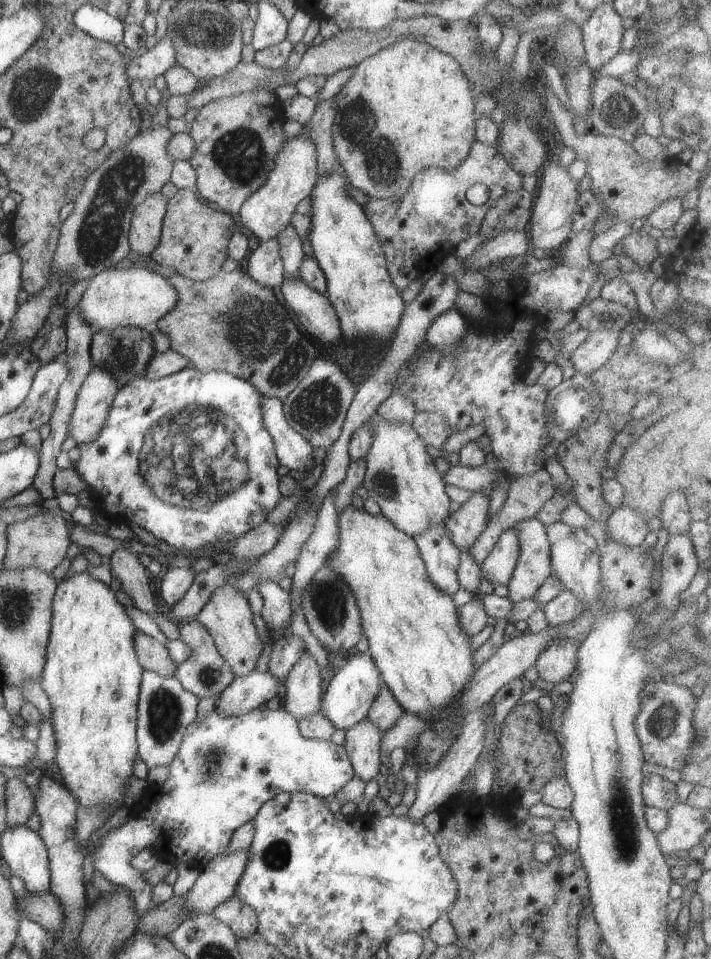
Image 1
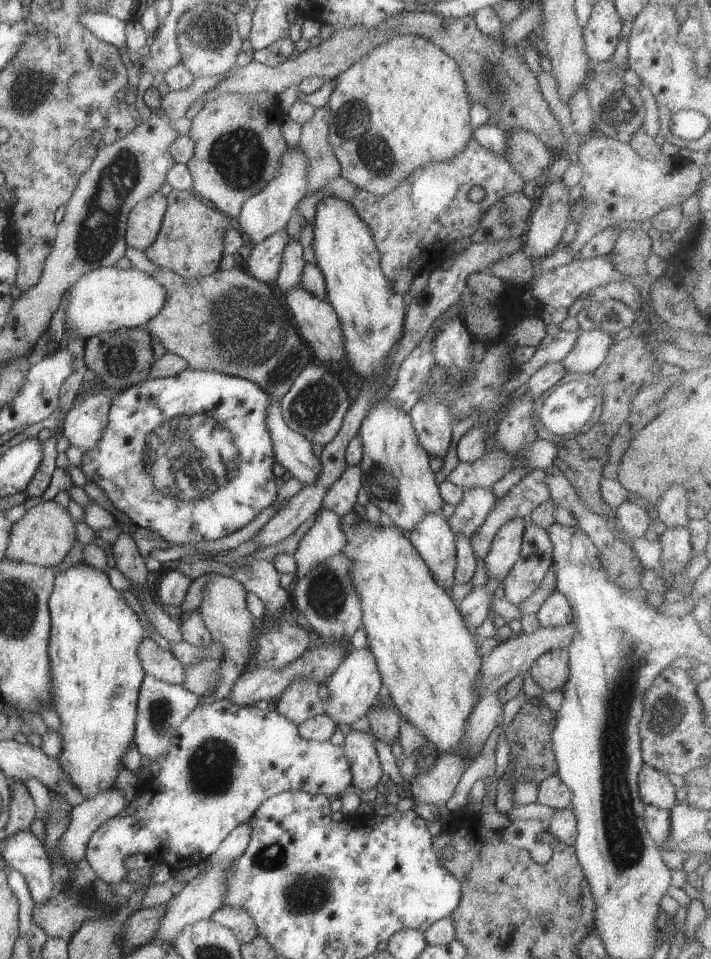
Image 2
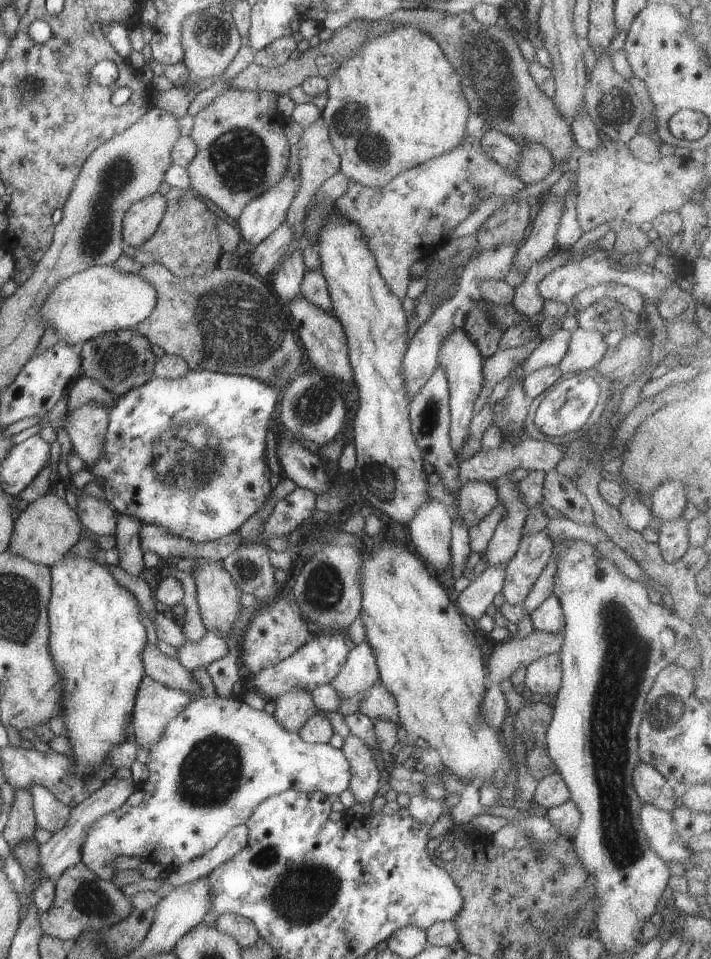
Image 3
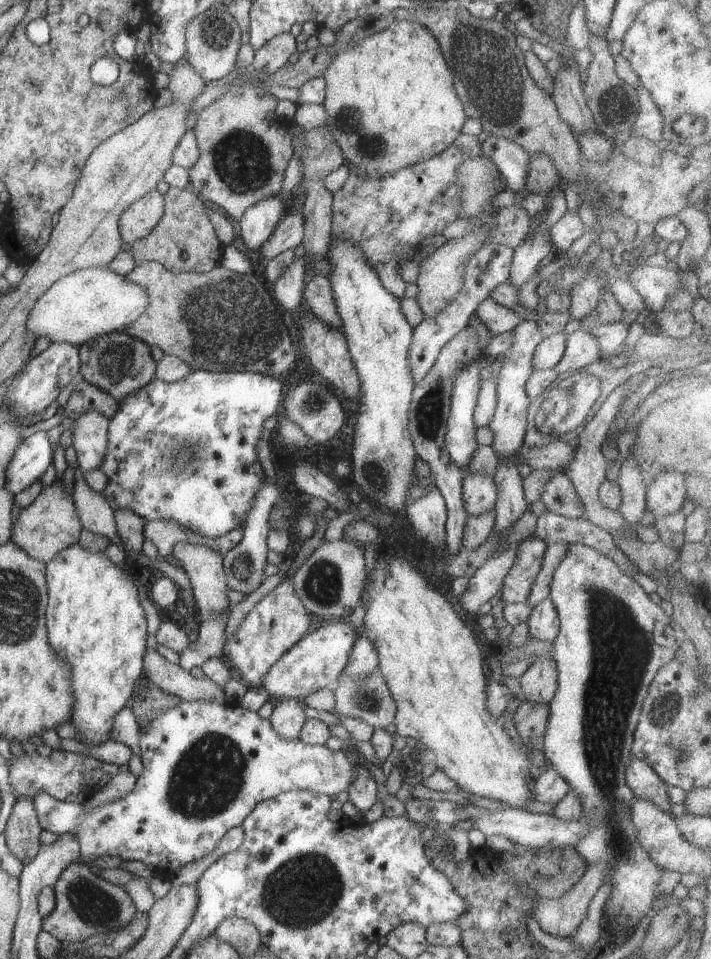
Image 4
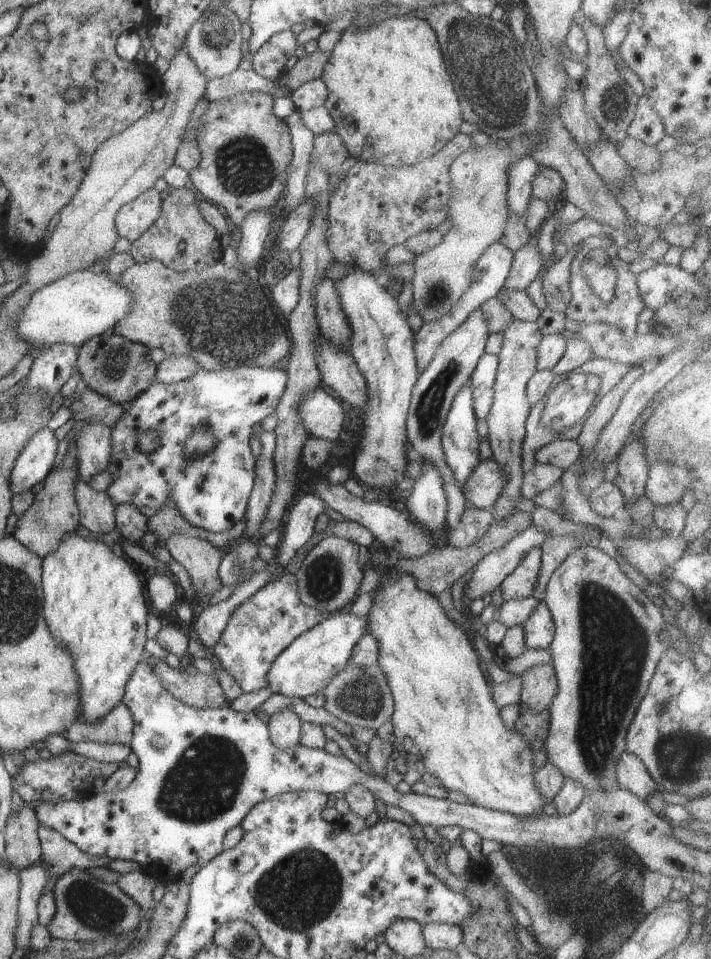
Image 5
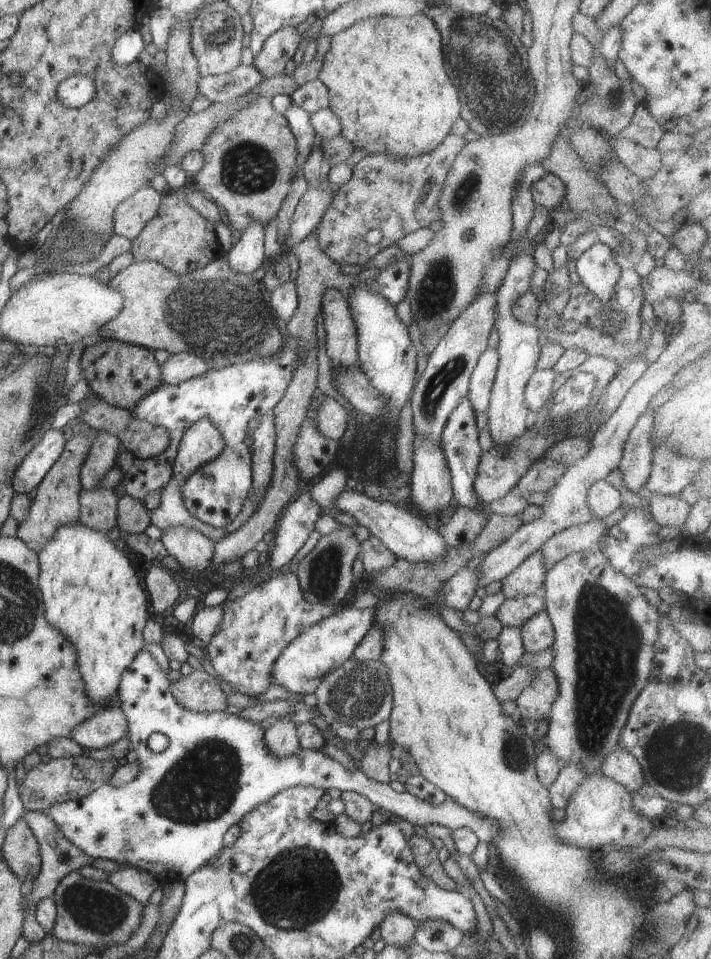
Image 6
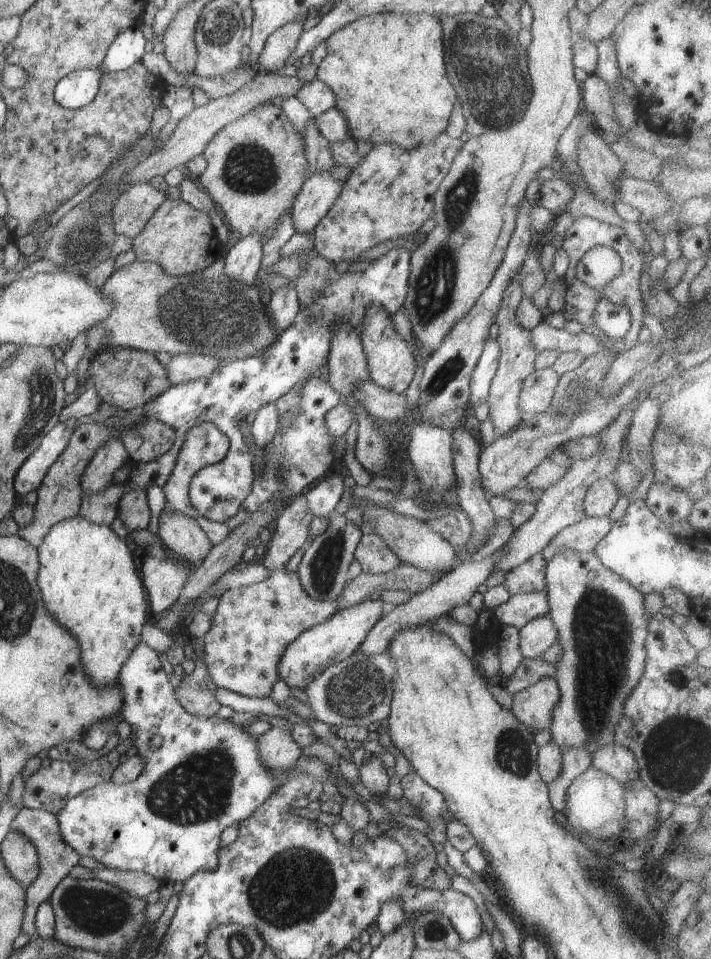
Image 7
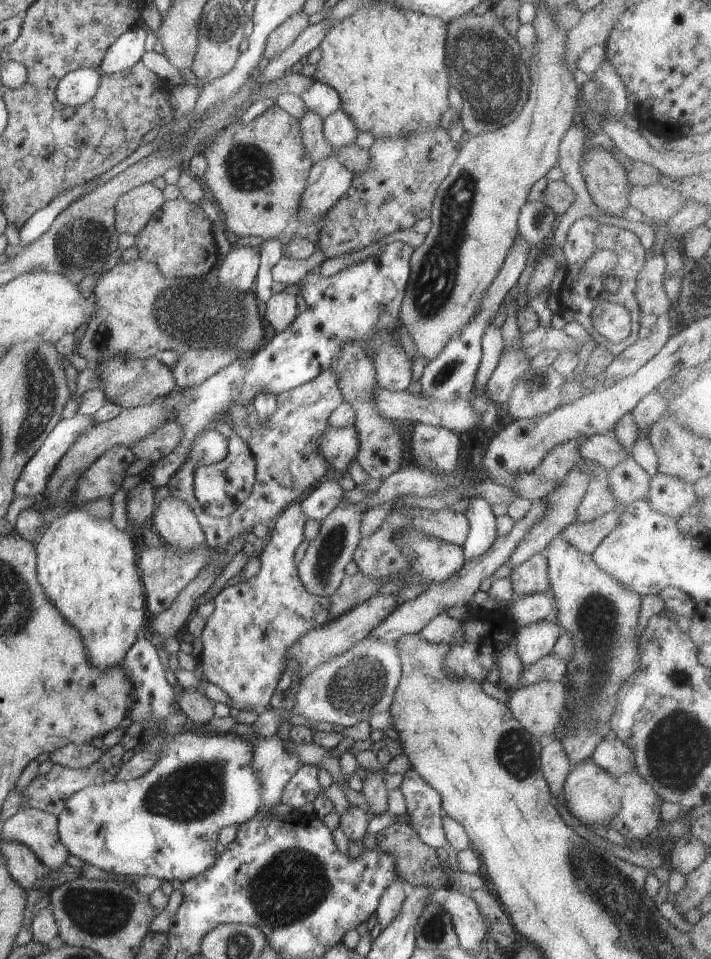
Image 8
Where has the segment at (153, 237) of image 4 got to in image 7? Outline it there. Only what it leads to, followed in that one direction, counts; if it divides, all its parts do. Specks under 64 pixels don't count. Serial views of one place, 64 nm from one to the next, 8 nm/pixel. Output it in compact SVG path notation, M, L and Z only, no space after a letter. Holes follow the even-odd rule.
M167 198L133 238L131 248L138 262L156 263L173 277L199 273L225 256L208 214L194 209L183 199Z

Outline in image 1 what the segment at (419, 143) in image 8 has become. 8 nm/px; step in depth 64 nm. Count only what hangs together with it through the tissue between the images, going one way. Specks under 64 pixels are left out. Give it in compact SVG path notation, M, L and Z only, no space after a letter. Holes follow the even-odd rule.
M474 141L469 150L468 158L460 163L453 171L446 171L438 167L422 170L412 186L403 197L385 196L380 199L370 197L368 206L363 207L365 215L375 228L377 237L385 252L392 282L398 290L405 289L415 278L418 278L436 268L445 256L454 253L460 241L475 235L481 230L483 218L489 208L505 194L522 189L522 175L506 162L496 146ZM480 182L488 187L489 199L482 205L474 205L466 199L466 190L473 184Z

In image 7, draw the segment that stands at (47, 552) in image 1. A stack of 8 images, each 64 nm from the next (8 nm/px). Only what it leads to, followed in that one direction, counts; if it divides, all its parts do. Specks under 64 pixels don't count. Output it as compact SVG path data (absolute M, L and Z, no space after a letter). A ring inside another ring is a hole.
M83 423L72 431L64 452L48 469L42 484L36 490L37 500L33 504L33 521L31 524L19 528L17 535L20 538L38 548L41 542L44 542L48 531L56 523L79 514L84 493L81 487L81 474L85 471L98 447L101 447L108 439L119 439L119 436L116 437L113 431L109 431L98 423Z

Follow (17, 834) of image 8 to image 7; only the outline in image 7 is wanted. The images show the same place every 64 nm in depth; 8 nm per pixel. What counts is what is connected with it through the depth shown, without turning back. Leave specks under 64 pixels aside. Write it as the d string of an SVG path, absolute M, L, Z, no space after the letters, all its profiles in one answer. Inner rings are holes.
M23 807L16 818L14 818L11 829L16 829L24 833L36 845L40 860L40 872L38 876L34 882L25 889L26 904L24 918L21 924L22 933L31 939L37 939L40 937L35 925L35 914L38 907L43 902L49 900L59 882L69 874L72 868L78 865L81 854L78 854L70 845L66 844L66 841L61 835L55 814Z

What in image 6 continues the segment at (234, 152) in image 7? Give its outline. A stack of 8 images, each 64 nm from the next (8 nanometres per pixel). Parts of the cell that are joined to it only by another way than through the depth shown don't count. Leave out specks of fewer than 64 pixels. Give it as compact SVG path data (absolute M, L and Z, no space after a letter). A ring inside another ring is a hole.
M258 97L221 122L200 152L204 164L191 176L194 189L224 208L234 228L243 231L254 221L263 222L266 228L287 197L297 157L295 136L286 117L272 107L271 99Z

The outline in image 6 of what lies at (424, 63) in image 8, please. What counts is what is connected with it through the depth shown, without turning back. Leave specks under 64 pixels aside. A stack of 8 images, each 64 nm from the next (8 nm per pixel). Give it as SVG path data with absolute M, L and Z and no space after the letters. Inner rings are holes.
M430 17L366 18L335 34L330 51L323 57L318 75L329 92L328 108L338 117L341 135L368 155L388 154L398 159L413 159L433 151L450 135L454 122L461 116L458 89L444 68L441 32Z

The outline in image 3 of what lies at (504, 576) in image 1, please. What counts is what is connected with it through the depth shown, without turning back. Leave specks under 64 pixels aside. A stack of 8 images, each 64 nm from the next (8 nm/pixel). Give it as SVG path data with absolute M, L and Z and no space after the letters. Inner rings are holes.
M505 475L492 482L494 490L497 491L497 502L502 503L507 508L507 512L497 524L486 549L485 559L488 567L507 566L515 557L523 537L523 526L527 519L528 510L516 490L517 483L512 484L510 481L509 476L507 478Z

